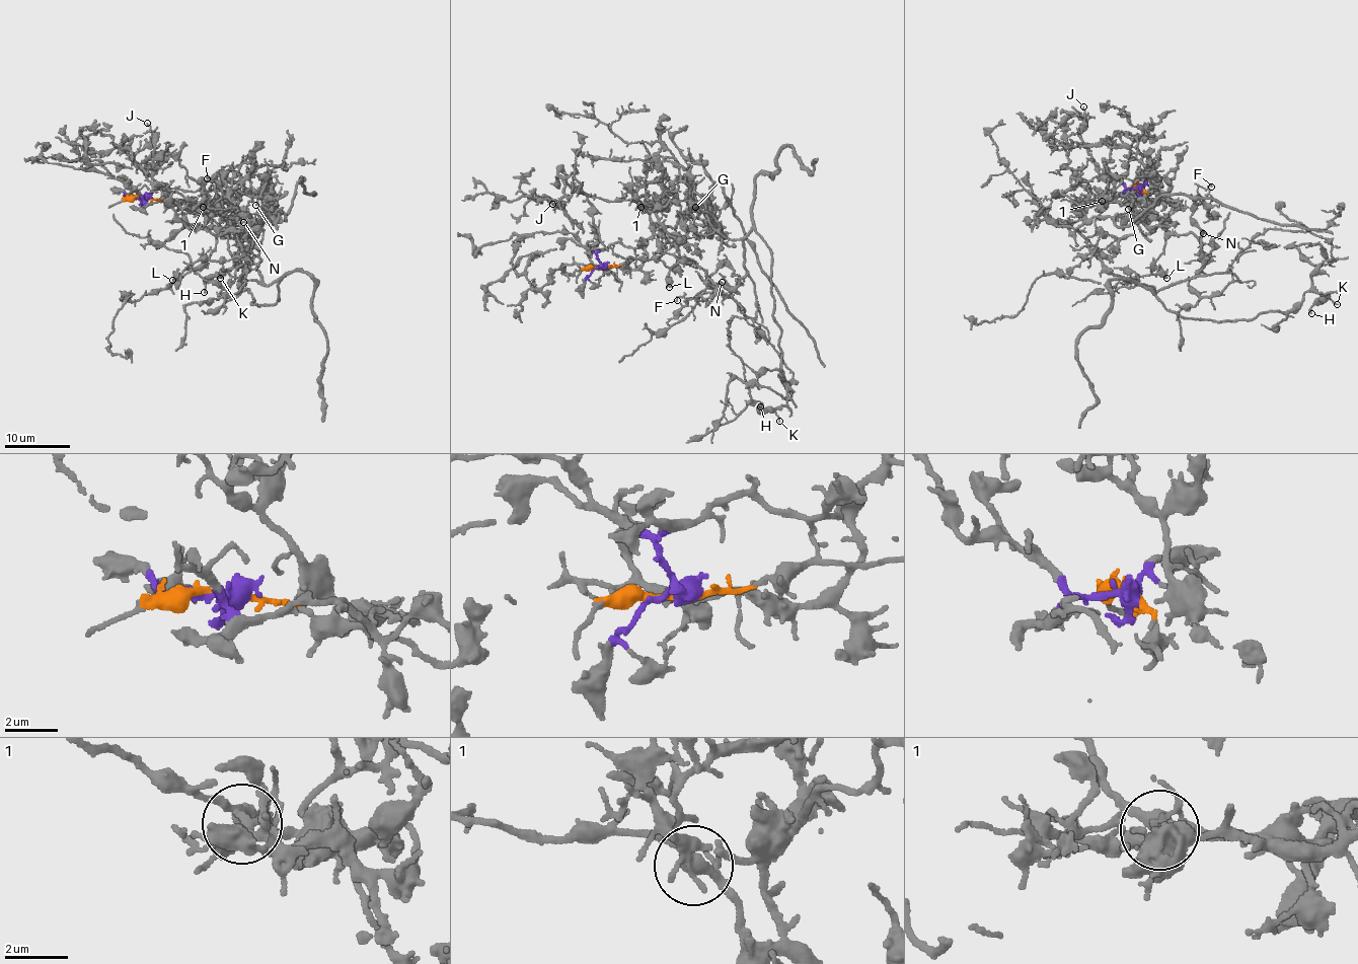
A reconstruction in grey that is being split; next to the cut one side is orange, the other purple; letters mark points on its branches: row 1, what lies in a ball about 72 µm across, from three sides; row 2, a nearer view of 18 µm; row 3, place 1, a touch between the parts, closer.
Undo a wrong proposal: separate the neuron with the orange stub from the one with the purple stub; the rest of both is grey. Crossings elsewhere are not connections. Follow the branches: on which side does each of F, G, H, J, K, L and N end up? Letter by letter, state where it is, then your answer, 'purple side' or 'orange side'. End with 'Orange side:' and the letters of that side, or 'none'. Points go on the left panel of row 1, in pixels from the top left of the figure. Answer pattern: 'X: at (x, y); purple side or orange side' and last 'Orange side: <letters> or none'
F: at (207, 178); orange side
G: at (255, 205); purple side
H: at (204, 292); orange side
J: at (147, 123); purple side
K: at (220, 278); orange side
L: at (172, 280); orange side
N: at (243, 222); orange side
Orange side: F, H, K, L, N

